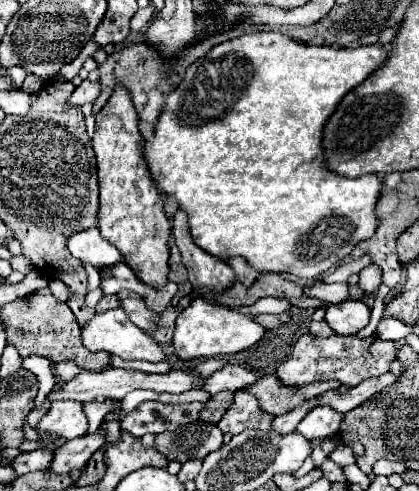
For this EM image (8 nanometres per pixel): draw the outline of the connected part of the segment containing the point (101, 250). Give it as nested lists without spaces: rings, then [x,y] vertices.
[[[89,228],[73,234],[69,238],[69,252],[81,262],[87,262],[97,270],[103,268],[105,264],[113,266],[123,262],[123,254],[117,252],[117,248],[101,236],[99,228]]]

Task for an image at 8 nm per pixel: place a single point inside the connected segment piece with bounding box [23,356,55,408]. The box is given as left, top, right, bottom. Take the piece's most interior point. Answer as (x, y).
(41, 367)

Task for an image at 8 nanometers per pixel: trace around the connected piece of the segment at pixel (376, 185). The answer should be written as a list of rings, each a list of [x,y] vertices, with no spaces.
[[[255,32],[255,34],[245,34],[233,40],[227,40],[219,46],[215,46],[211,52],[207,52],[203,58],[195,60],[183,78],[183,82],[173,90],[165,102],[163,116],[157,122],[155,136],[145,142],[143,154],[145,160],[151,168],[151,176],[155,178],[155,184],[161,192],[171,194],[177,198],[179,206],[189,214],[189,226],[191,226],[191,236],[195,244],[199,244],[203,250],[209,254],[227,260],[231,256],[243,256],[255,270],[259,272],[289,272],[295,276],[305,276],[305,278],[315,278],[323,274],[325,270],[303,270],[303,268],[315,268],[317,264],[327,262],[327,270],[347,258],[355,244],[361,240],[367,240],[375,234],[375,228],[379,226],[379,220],[375,216],[375,206],[379,202],[383,182],[377,174],[365,174],[359,178],[345,178],[335,172],[327,172],[323,168],[323,124],[327,124],[327,116],[335,112],[339,106],[339,100],[347,92],[351,92],[357,84],[367,80],[371,72],[375,72],[383,62],[389,58],[389,50],[381,44],[369,44],[369,46],[359,46],[359,48],[331,48],[331,46],[309,46],[309,44],[299,44],[297,40],[281,34],[281,32]]]

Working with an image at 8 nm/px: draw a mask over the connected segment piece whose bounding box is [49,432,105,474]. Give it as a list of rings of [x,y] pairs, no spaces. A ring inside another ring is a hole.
[[[87,434],[83,438],[75,438],[65,442],[61,448],[53,452],[53,460],[49,466],[51,474],[71,474],[71,470],[83,470],[91,454],[103,446],[103,434]]]

